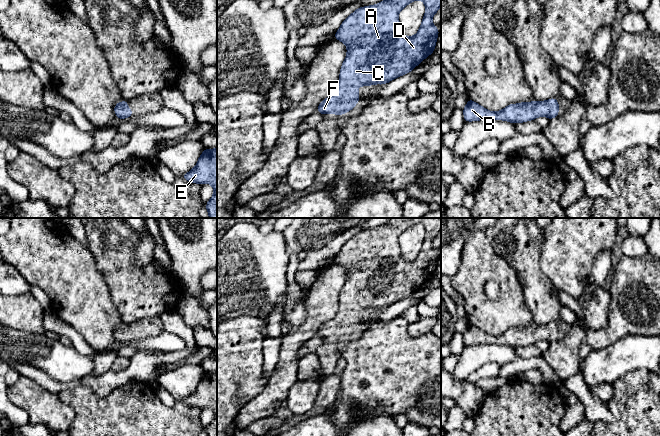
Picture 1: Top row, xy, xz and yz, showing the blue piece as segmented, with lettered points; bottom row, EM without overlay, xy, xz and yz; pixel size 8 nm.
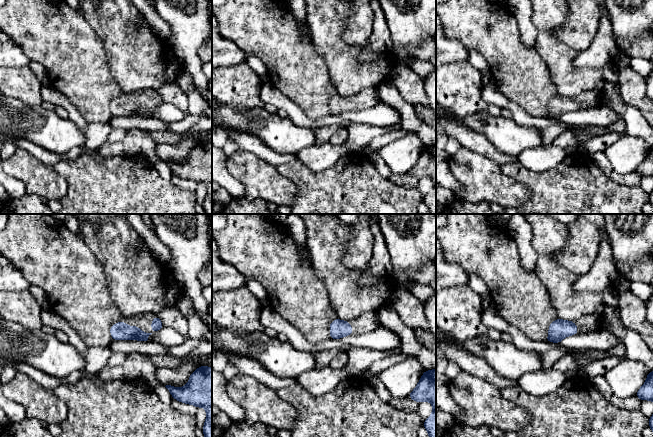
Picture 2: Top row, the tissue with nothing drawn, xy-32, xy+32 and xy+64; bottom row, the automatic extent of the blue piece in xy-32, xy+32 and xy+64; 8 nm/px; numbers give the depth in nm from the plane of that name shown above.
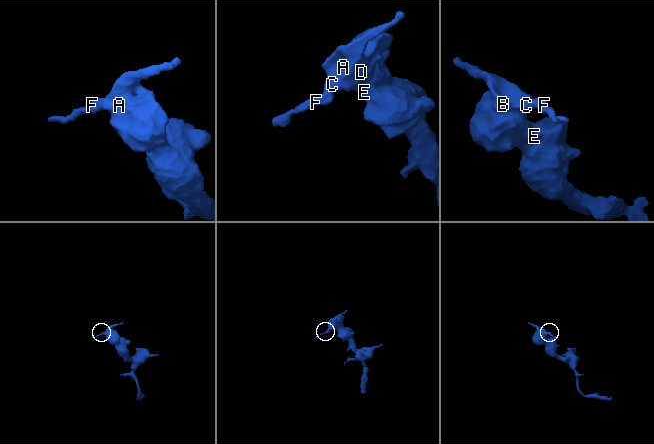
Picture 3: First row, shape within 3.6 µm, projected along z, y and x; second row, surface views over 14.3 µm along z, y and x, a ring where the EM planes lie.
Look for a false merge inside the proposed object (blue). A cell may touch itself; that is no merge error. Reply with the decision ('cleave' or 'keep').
keep

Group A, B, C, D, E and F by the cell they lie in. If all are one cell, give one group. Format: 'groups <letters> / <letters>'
groups A B C D E F

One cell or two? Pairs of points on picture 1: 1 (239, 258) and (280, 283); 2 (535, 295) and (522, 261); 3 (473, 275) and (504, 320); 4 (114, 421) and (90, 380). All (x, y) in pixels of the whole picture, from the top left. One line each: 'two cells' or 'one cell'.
1: one cell
2: one cell
3: one cell
4: two cells

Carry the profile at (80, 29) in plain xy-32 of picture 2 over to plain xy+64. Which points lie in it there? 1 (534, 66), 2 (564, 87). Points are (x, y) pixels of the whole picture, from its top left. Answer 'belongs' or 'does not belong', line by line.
1: belongs
2: does not belong

